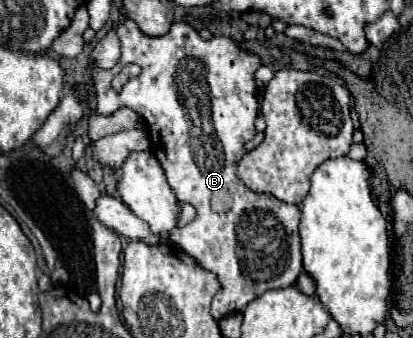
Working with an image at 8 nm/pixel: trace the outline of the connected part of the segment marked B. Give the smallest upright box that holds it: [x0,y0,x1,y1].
[89,19,303,321]

